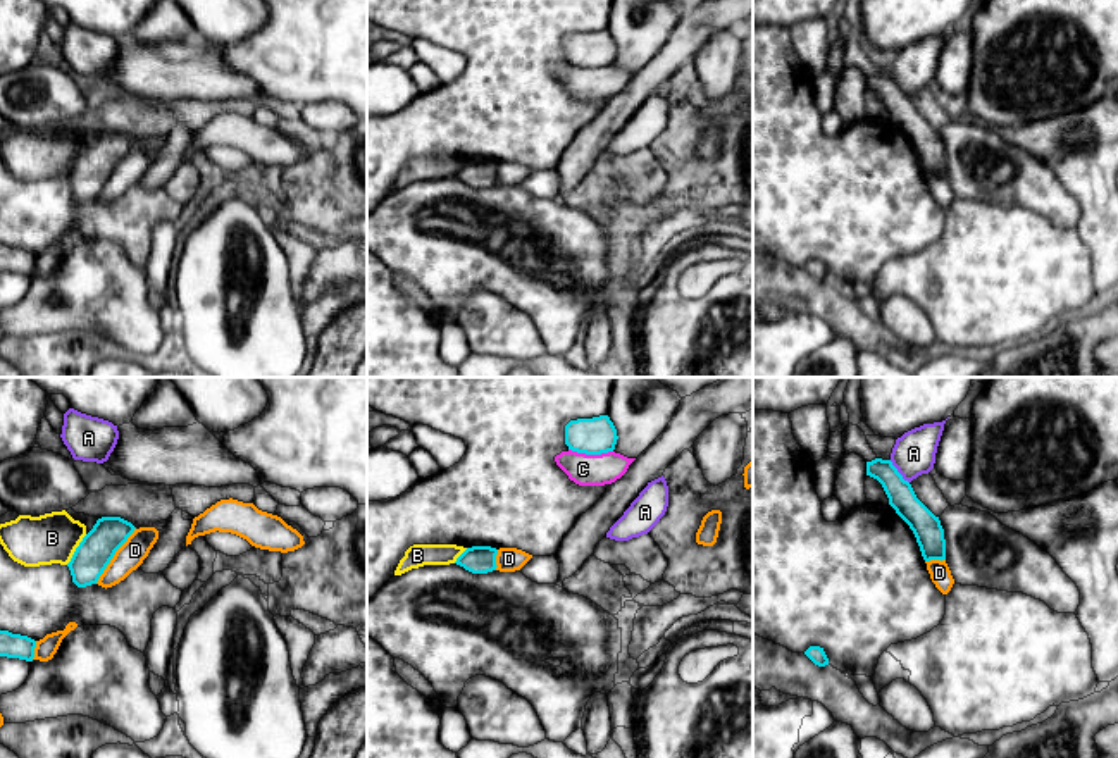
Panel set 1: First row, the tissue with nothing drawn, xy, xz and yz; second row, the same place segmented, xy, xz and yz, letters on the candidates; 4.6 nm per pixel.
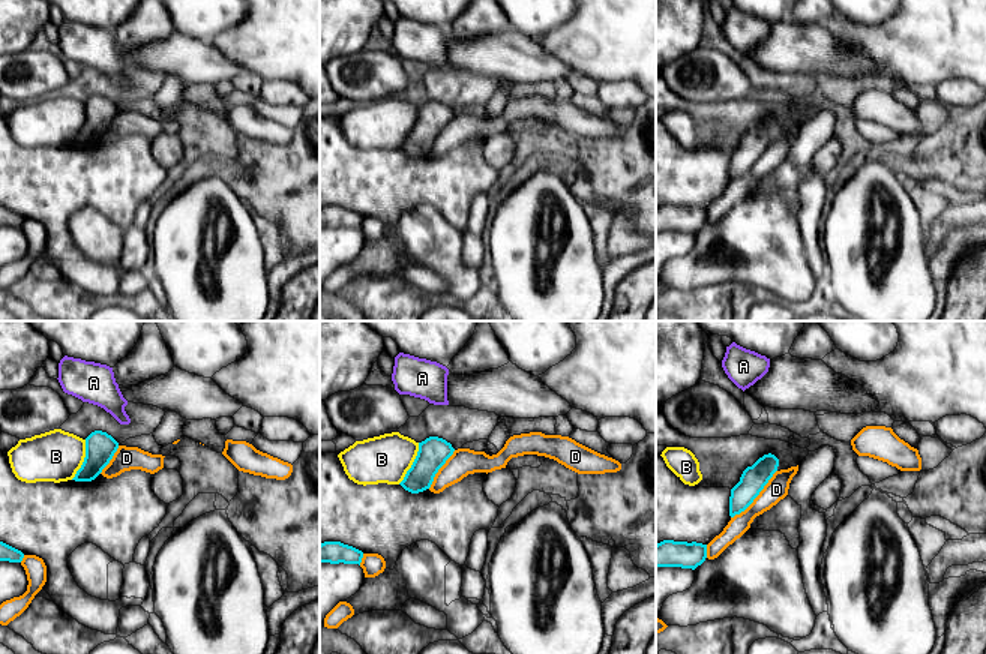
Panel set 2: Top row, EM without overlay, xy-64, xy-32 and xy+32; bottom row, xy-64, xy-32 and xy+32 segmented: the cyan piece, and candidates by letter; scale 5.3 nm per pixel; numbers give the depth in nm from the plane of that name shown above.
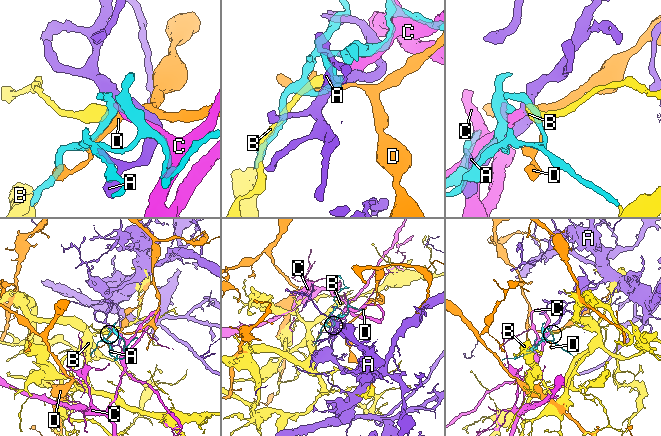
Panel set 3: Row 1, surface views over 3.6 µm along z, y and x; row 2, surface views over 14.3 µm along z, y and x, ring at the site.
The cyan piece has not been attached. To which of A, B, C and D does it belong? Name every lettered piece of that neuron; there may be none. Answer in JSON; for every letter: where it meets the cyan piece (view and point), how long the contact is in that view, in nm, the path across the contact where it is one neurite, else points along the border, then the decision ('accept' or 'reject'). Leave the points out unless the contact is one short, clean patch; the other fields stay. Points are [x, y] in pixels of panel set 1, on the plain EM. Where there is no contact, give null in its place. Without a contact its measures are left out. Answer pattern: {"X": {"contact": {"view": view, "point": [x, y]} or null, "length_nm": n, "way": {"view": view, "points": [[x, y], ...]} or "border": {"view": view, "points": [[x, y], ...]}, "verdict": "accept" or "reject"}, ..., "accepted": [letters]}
{"A": {"contact": {"view": "yz", "point": [898, 86]}, "length_nm": 140, "verdict": "reject"}, "B": {"contact": {"view": "xy", "point": [76, 164]}, "length_nm": 170, "verdict": "accept"}, "C": {"contact": {"view": "xz", "point": [591, 68]}, "length_nm": 200, "verdict": "reject"}, "D": {"contact": {"view": "xy", "point": [114, 167]}, "length_nm": 320, "verdict": "reject"}, "accepted": ["B"]}

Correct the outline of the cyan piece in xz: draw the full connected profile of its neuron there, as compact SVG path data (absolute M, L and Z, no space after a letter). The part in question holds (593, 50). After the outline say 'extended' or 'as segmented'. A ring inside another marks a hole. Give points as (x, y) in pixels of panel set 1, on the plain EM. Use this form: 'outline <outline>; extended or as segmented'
outline M608 29L570 34L565 40L568 64L586 69L601 69L615 64L617 43Z; as segmented

